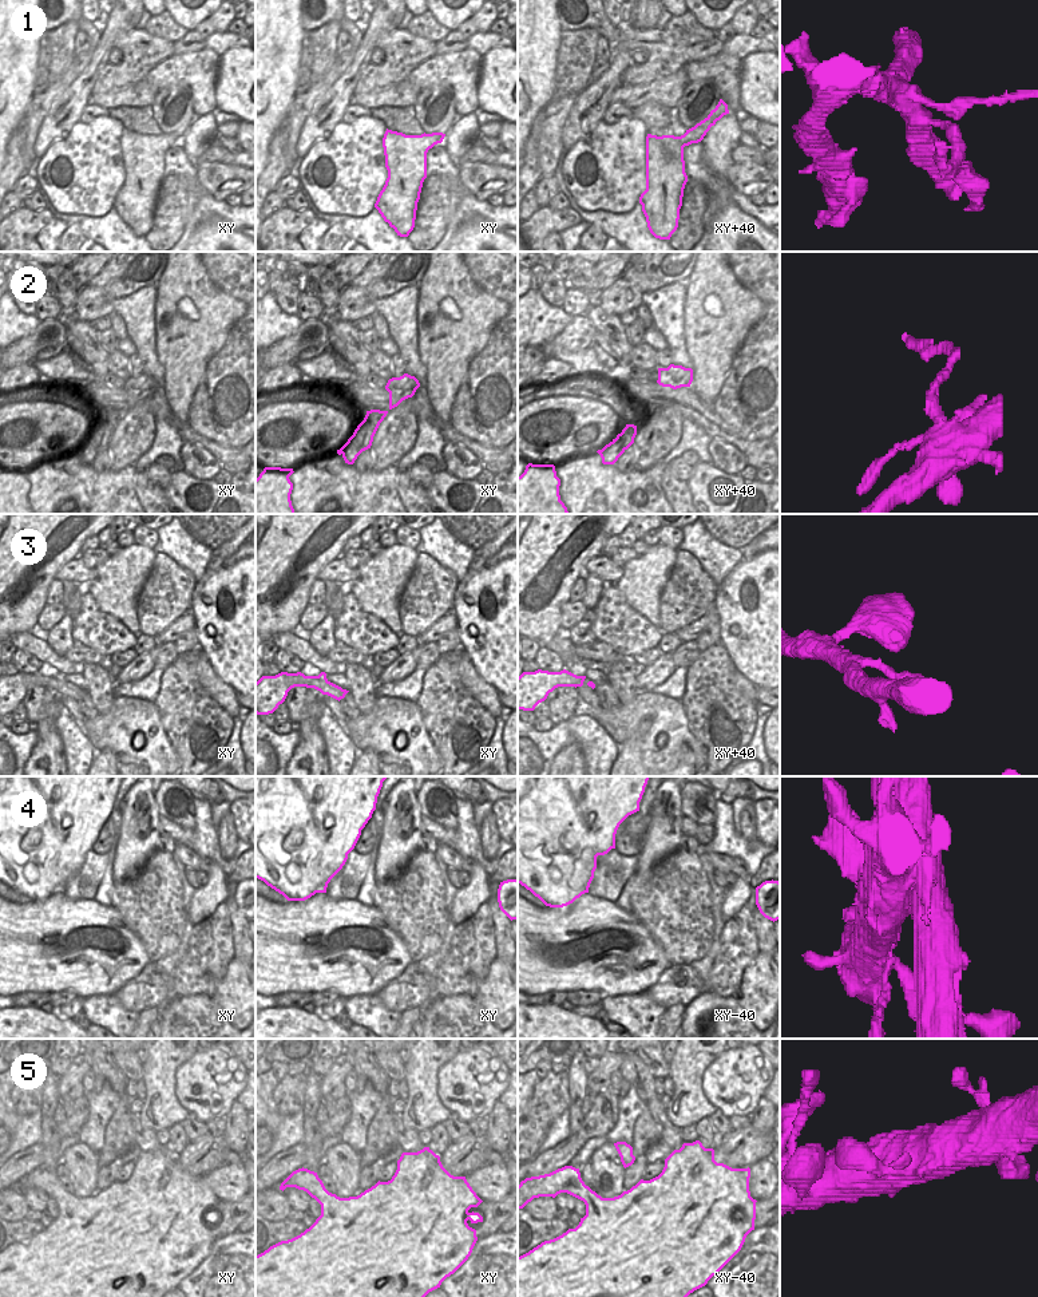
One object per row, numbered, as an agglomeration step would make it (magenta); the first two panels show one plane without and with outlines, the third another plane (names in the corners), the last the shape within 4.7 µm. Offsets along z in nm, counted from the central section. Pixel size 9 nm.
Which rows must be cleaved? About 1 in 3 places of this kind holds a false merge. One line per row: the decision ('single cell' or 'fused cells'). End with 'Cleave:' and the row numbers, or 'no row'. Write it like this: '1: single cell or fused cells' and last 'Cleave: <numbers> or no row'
1: fused cells
2: fused cells
3: single cell
4: fused cells
5: single cell
Cleave: 1, 2, 4

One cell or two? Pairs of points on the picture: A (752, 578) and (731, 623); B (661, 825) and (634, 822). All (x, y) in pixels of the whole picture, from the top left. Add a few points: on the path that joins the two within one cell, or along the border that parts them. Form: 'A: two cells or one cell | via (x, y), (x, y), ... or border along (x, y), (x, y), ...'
A: one cell | via (743, 585), (743, 611)
B: two cells | border along (649, 817), (648, 837), (640, 853)

